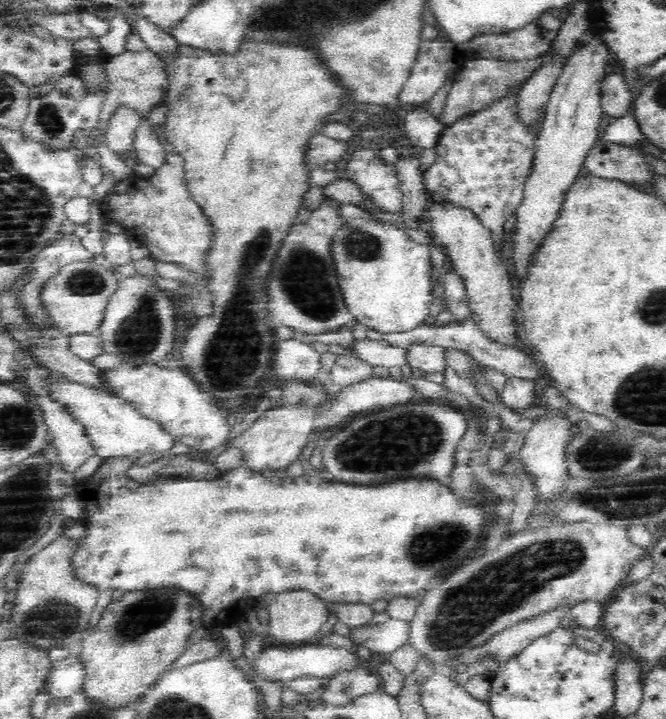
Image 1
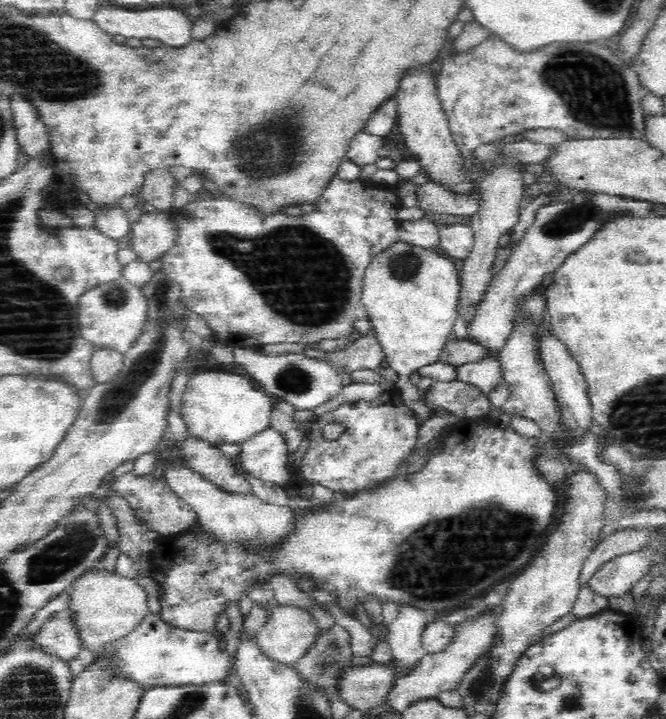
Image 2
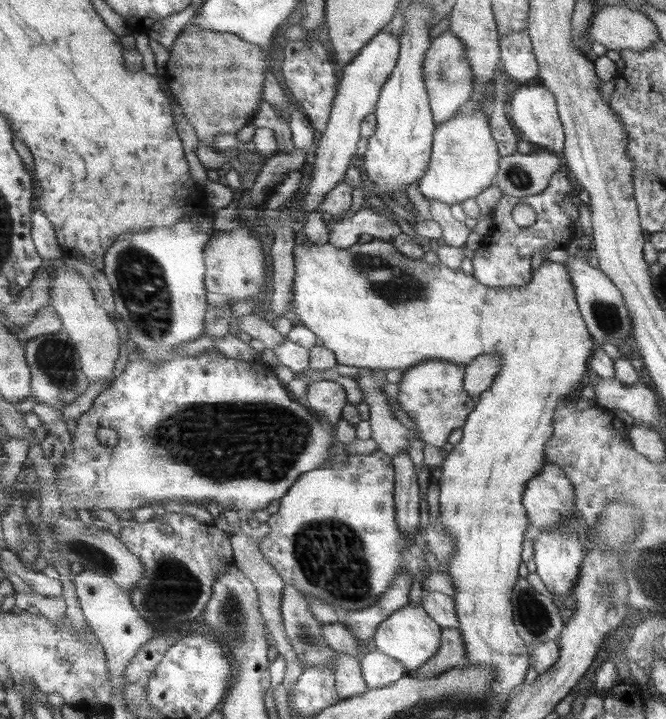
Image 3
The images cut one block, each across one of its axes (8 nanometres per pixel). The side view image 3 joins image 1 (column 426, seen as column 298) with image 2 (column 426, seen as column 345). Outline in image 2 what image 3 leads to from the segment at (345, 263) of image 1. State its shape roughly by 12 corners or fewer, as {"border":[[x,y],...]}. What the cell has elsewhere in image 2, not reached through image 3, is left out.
{"border":[[400,240],[374,254],[366,307],[395,387],[440,360],[459,313],[452,260]]}

